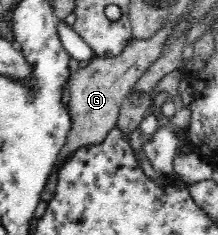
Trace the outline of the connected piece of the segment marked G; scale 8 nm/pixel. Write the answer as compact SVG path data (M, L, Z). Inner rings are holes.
M180 16L174 23L168 23L149 40L135 40L129 43L129 46L118 57L102 58L94 57L89 61L85 68L71 71L69 80L69 112L72 116L72 130L68 134L68 140L63 146L58 156L54 171L40 195L41 201L47 203L53 197L57 183L57 168L71 155L75 150L88 144L100 144L108 136L108 132L115 128L119 113L125 98L133 89L133 84L146 72L149 64L162 54L162 48L172 32L172 27L182 20Z

